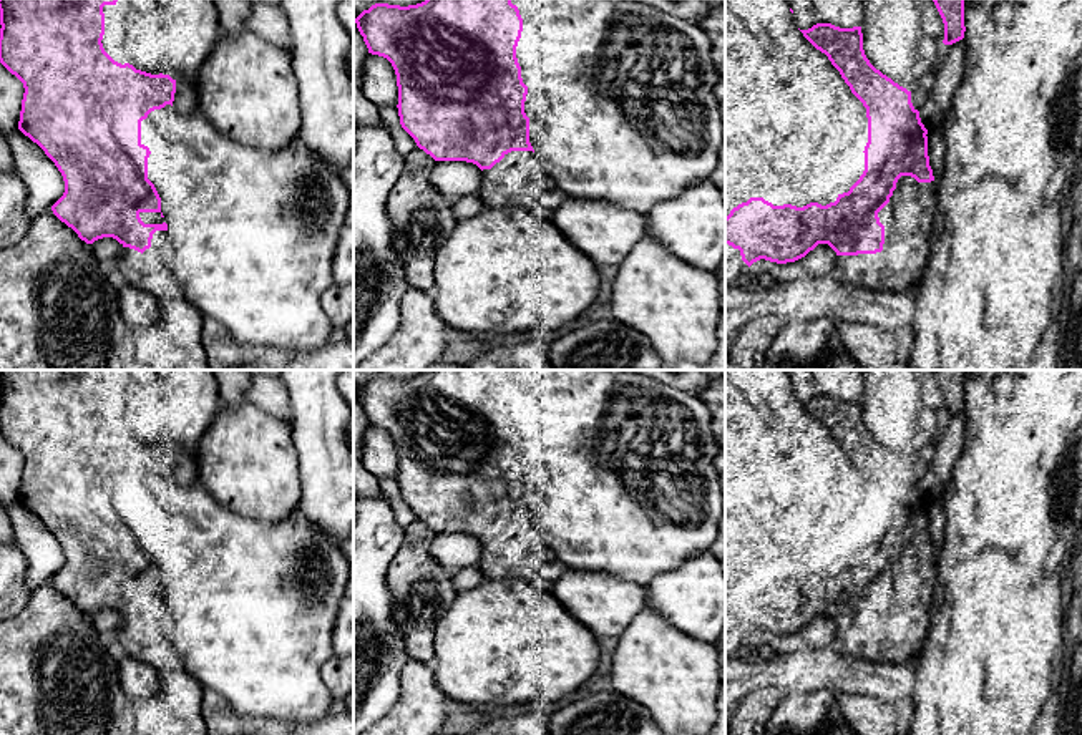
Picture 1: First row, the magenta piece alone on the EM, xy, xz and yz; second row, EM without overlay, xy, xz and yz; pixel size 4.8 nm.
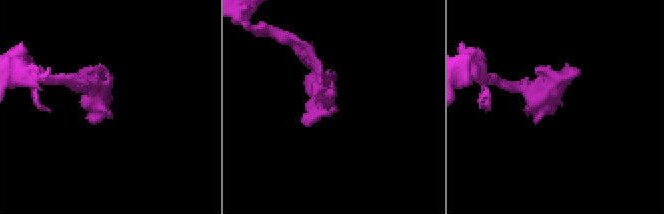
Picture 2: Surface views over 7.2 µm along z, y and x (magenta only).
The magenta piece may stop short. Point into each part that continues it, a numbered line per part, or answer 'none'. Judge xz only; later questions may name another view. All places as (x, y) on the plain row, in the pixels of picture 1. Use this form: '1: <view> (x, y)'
1: xz (518, 550)

